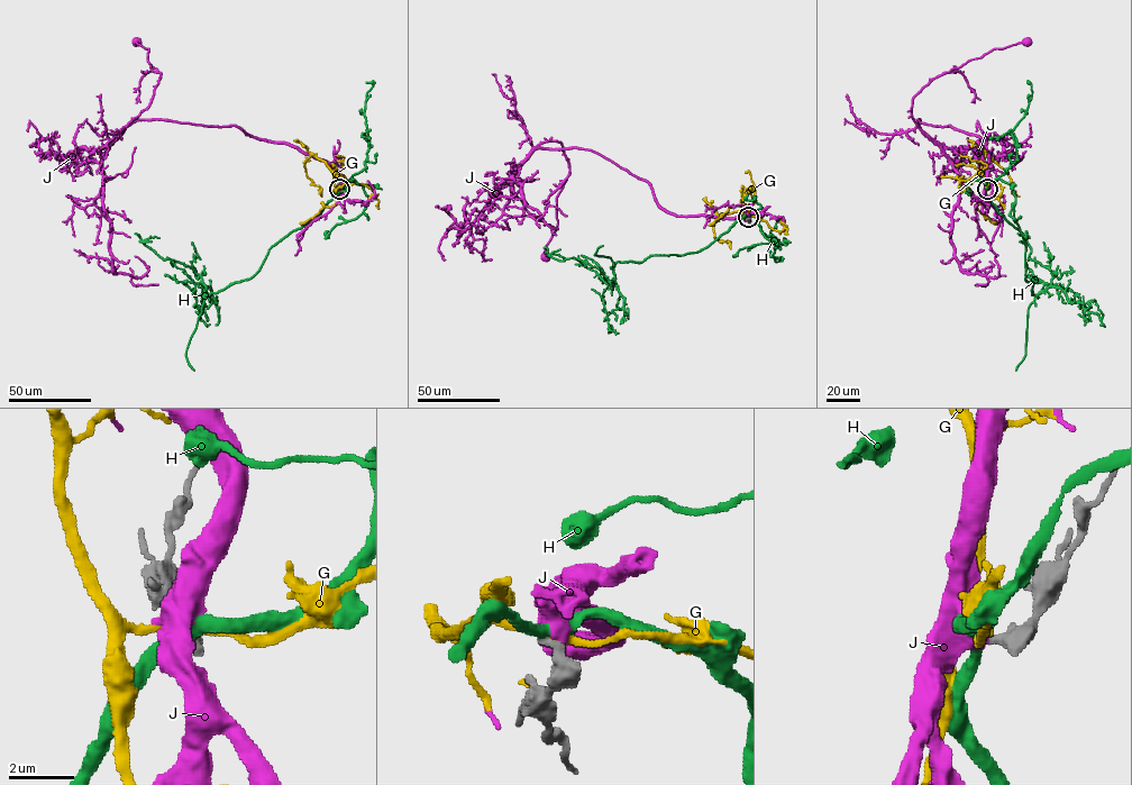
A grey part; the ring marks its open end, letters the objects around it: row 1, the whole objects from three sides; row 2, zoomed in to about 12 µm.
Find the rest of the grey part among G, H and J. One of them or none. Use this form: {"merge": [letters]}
{"merge": ["J"]}

